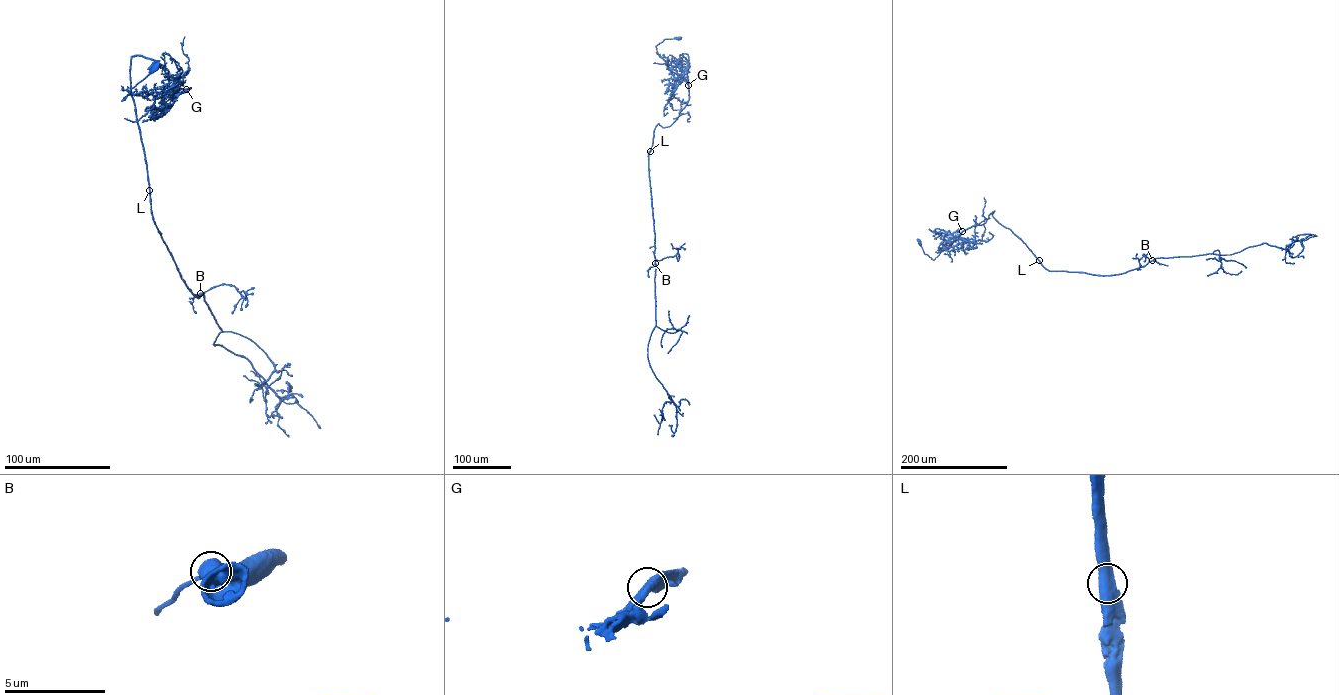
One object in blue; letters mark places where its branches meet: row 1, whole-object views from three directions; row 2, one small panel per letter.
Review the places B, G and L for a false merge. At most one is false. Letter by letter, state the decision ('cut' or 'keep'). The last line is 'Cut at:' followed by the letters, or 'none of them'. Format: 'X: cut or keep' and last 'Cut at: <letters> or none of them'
B: keep
G: keep
L: keep
Cut at: none of them

